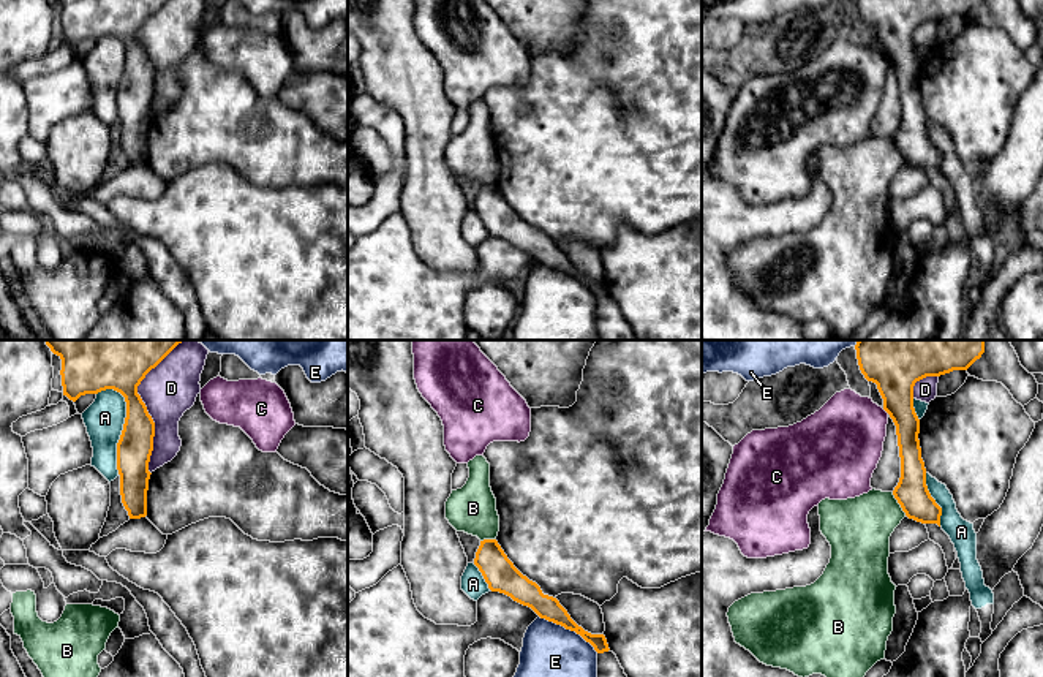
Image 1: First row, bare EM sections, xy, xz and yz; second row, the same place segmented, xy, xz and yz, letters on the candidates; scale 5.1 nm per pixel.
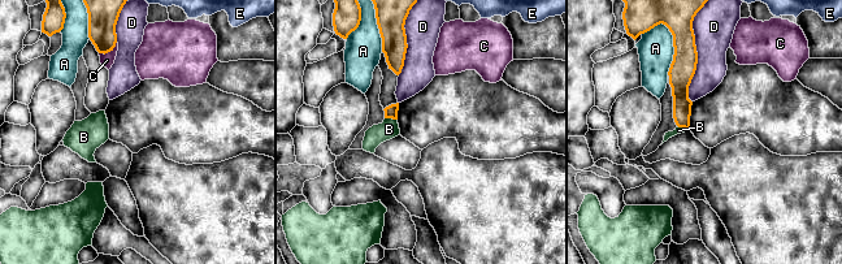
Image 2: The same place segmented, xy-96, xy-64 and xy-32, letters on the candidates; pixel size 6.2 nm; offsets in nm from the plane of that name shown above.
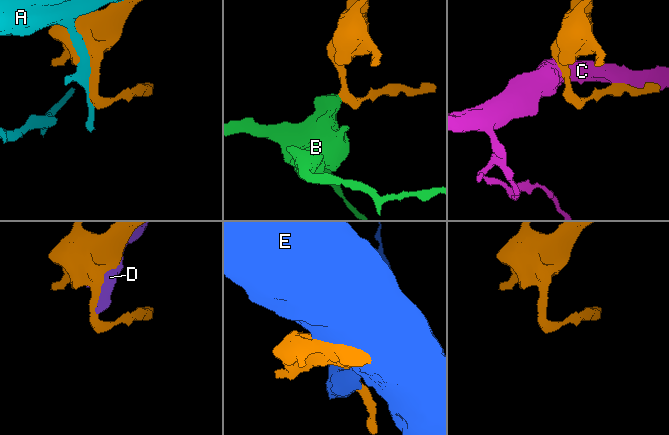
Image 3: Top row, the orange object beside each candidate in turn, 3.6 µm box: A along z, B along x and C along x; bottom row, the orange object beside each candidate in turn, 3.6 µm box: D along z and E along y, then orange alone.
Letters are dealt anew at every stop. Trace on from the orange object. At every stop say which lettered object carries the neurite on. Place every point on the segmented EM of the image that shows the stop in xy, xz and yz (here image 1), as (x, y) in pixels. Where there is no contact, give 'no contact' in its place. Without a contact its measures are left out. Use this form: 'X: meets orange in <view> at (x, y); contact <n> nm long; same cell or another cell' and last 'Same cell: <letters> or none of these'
A: meets orange in xy at (124, 427); contact 440 nm long; another cell
B: meets orange in yz at (898, 502); contact 140 nm long; another cell
C: meets orange in yz at (885, 410); contact 50 nm long; another cell
D: meets orange in xy at (144, 405); contact 700 nm long; another cell
E: meets orange in xz at (569, 628); contact 360 nm long; another cell
Same cell: none of these

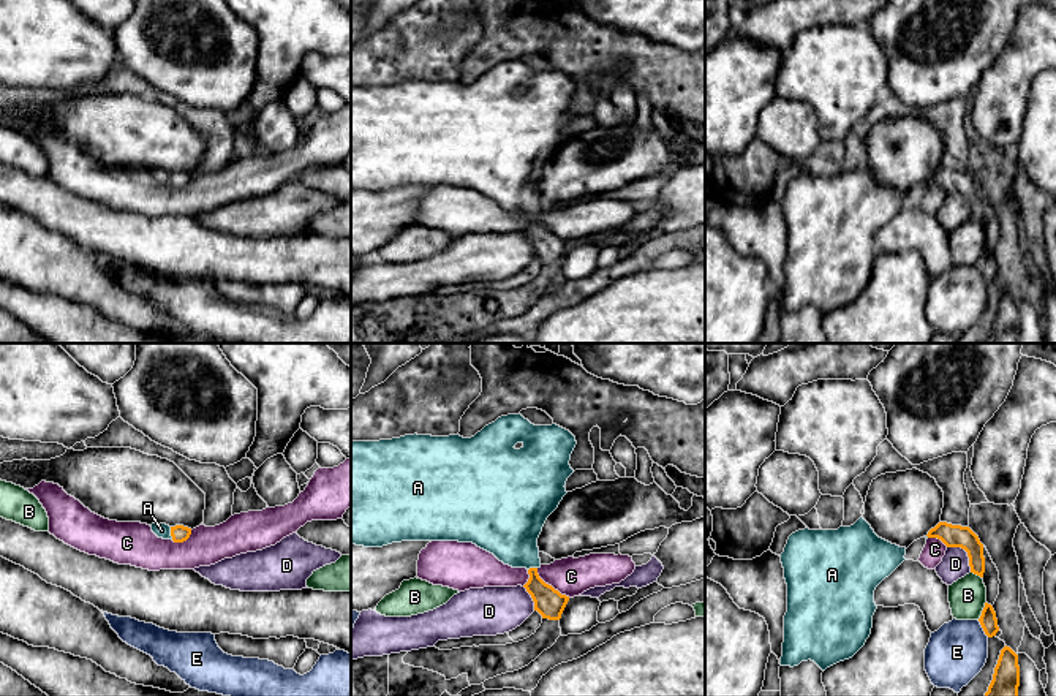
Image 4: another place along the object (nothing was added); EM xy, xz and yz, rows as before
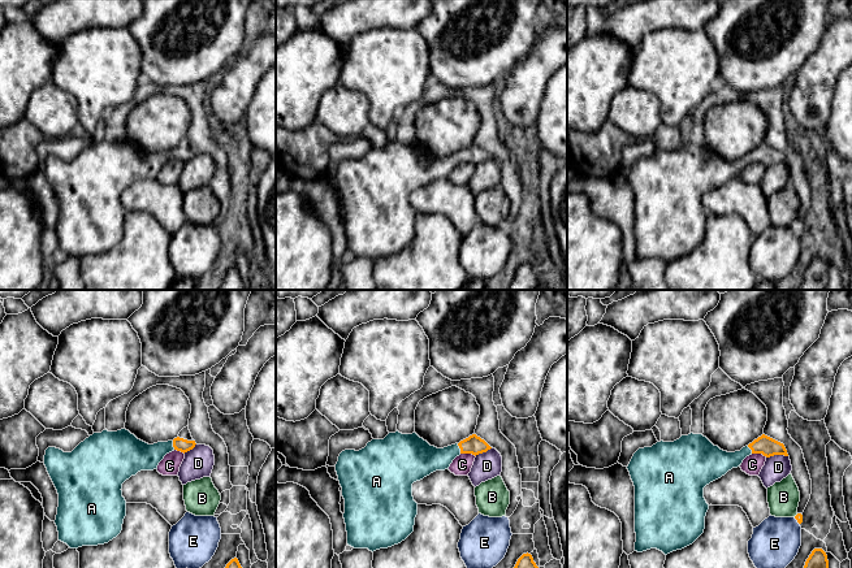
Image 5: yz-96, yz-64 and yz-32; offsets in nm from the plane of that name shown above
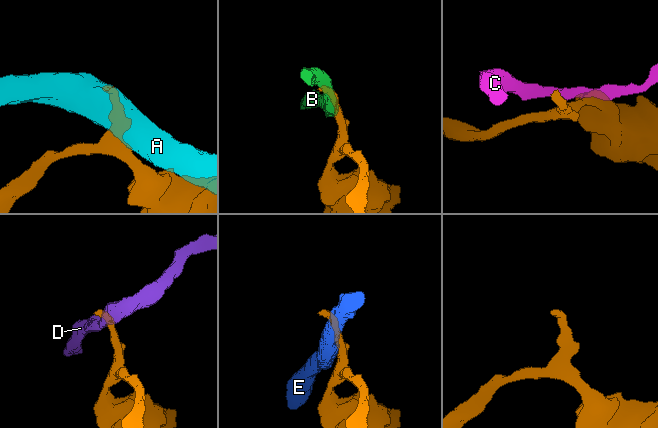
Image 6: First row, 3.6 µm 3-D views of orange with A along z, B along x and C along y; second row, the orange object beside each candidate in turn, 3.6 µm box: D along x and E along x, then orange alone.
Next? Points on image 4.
A: meets orange in xy at (171, 533); contact 70 nm long; same cell
B: meets orange in yz at (982, 611); contact 100 nm long; another cell
C: meets orange in xz at (550, 586); contact 220 nm long; another cell
D: meets orange in yz at (966, 551); contact 180 nm long; another cell
E: meets orange in yz at (982, 627); contact 110 nm long; another cell
Same cell: A

